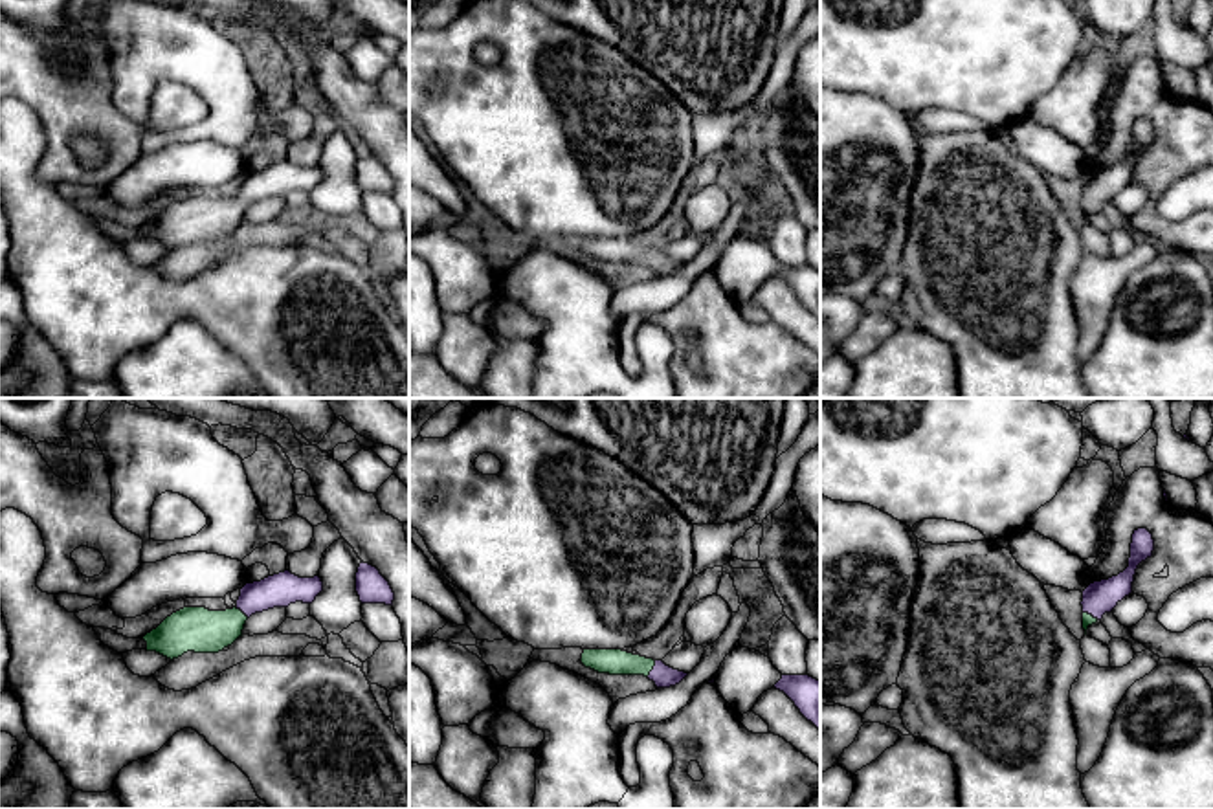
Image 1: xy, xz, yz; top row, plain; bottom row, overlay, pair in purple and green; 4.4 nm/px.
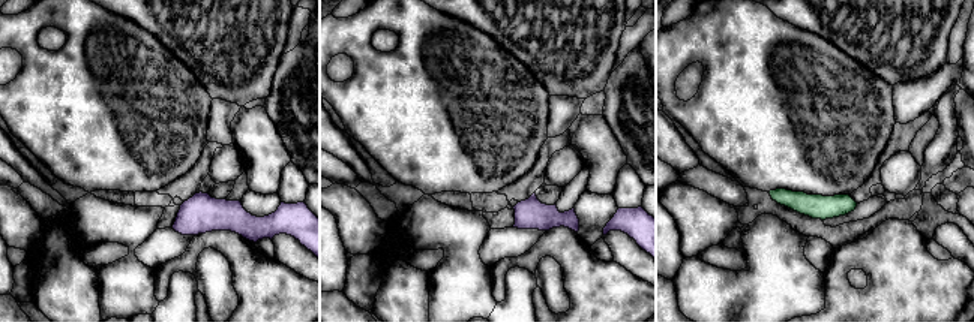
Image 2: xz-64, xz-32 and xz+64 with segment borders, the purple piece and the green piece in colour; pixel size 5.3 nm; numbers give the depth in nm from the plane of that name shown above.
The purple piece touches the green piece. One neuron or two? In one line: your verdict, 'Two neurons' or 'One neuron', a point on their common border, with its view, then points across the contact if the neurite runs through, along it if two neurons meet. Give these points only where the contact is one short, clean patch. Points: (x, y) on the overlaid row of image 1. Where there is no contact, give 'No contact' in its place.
One neuron. Touches purple at xz (654, 668). Path across: xz (663, 676), (654, 668), (604, 661)

